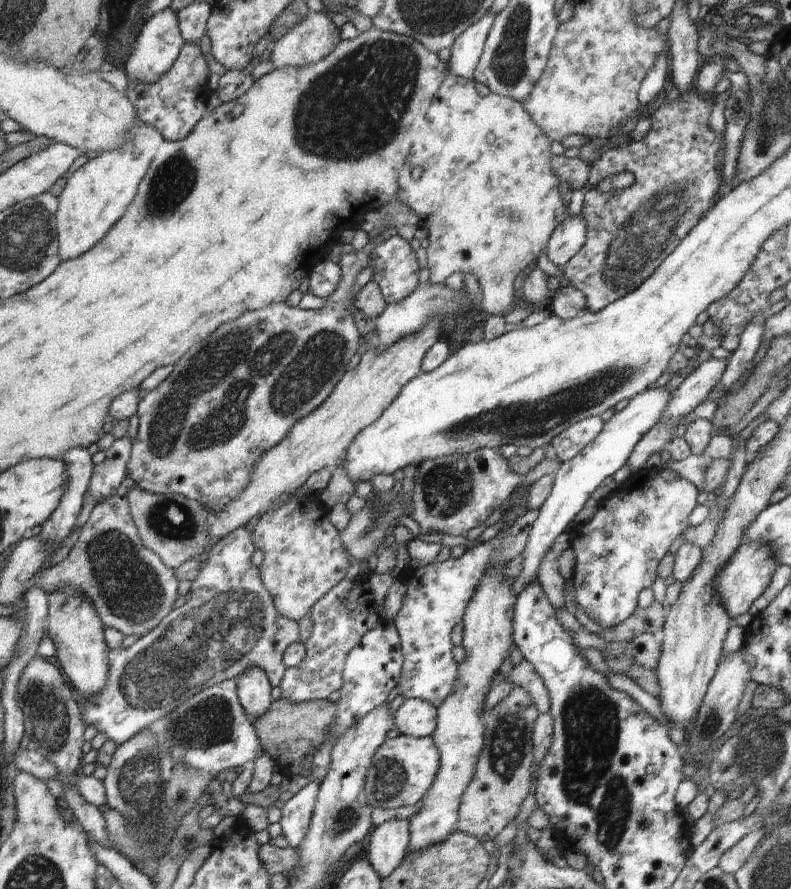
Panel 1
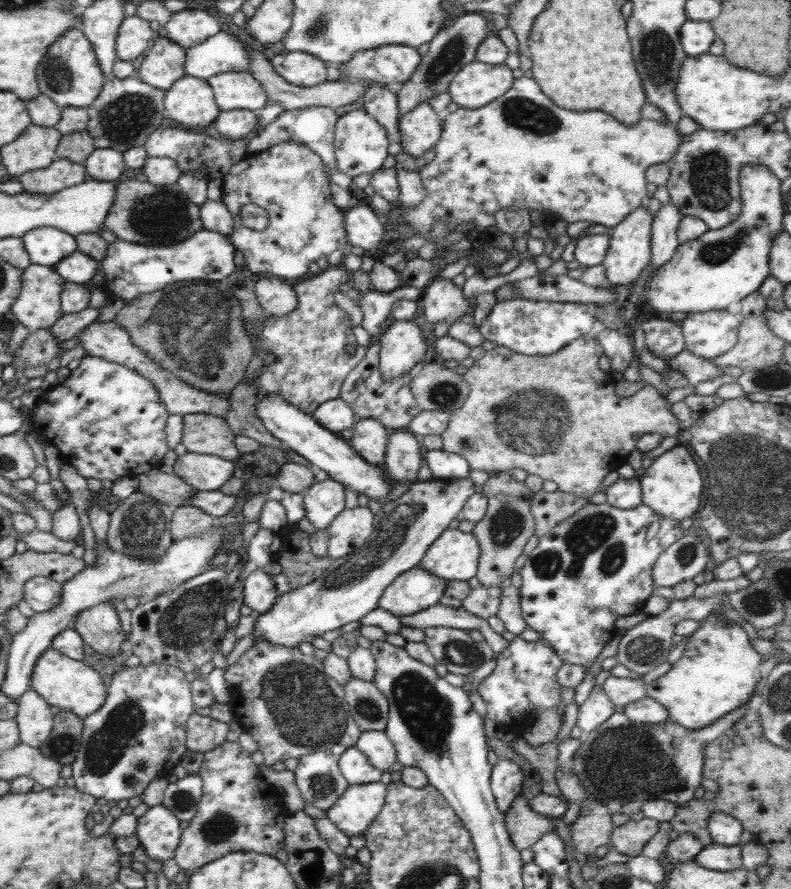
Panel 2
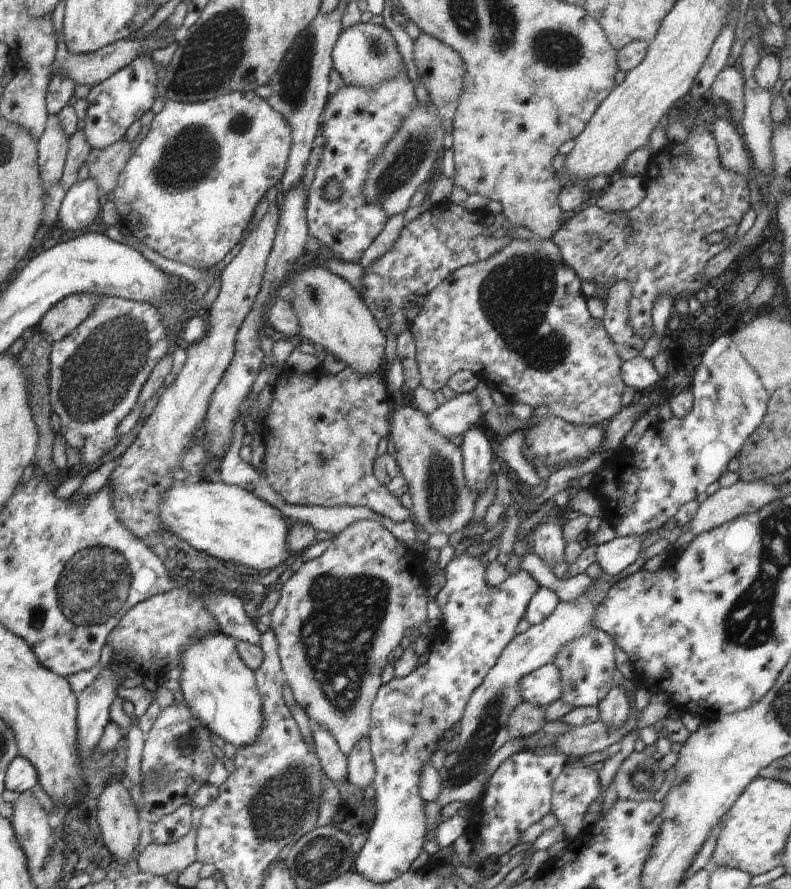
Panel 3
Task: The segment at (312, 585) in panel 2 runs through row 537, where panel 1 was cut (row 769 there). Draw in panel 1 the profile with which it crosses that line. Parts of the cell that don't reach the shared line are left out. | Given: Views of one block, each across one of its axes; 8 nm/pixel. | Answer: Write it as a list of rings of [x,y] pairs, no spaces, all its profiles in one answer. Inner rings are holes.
[[[400,734],[395,738],[387,738],[376,750],[370,770],[364,778],[366,800],[372,808],[412,806],[420,798],[424,798],[438,770],[440,770],[440,752],[431,736],[412,738],[412,736]]]

